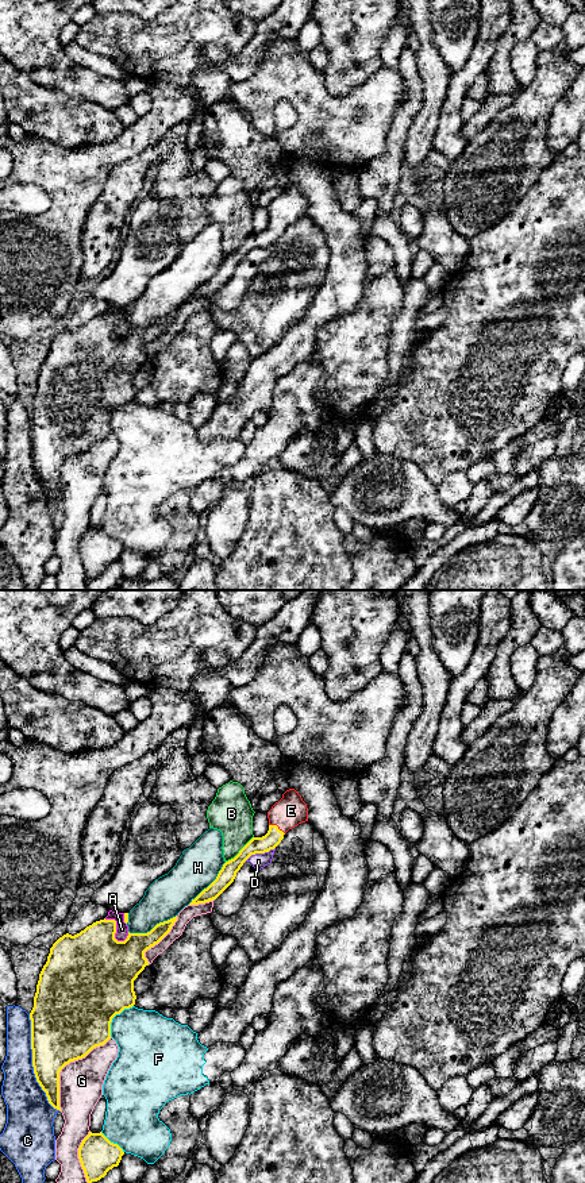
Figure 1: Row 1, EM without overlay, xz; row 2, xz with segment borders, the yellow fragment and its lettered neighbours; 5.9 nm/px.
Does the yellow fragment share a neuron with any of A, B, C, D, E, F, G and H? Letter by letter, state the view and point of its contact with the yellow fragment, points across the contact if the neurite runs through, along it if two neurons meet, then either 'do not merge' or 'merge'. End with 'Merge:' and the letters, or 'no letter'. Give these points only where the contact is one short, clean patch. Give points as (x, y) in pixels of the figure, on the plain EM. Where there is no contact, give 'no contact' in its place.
A: meets yellow in xz at (115, 326); border along xz (104, 313), (115, 316), (115, 332), (118, 335), (127, 332); do not merge
B: meets yellow in xz at (239, 246); do not merge
C: meets yellow in xz at (33, 459); do not merge
D: meets yellow in xz at (260, 247); do not merge
E: meets yellow in xz at (277, 222); runs through xz (272, 234), (277, 222), (291, 205); merge
F: meets yellow in xz at (114, 411); do not merge
G: meets yellow in xz at (65, 459); do not merge
H: meets yellow in xz at (153, 323); do not merge
Merge: E

